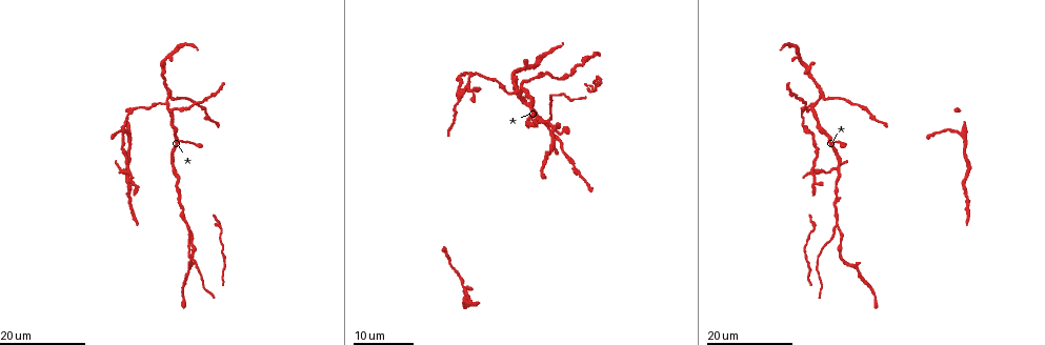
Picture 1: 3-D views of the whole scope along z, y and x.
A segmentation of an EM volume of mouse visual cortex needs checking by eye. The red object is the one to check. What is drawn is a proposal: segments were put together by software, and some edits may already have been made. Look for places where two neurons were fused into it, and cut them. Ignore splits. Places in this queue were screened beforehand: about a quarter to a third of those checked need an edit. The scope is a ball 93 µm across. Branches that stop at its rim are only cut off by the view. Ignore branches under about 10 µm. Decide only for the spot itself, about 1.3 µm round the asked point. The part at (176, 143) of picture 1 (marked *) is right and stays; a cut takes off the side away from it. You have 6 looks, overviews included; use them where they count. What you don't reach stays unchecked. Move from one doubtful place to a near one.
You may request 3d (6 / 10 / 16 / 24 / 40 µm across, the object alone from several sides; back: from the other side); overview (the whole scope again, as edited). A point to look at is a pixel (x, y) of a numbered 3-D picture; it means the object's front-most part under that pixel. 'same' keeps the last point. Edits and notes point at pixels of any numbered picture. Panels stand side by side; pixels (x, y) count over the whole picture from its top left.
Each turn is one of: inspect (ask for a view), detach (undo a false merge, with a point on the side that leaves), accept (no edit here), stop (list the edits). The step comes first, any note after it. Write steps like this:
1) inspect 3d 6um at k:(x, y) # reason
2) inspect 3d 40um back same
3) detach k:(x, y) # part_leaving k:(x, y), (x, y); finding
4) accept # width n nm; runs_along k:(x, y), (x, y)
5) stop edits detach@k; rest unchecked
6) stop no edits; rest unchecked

inspect 3d 24um at 1:(524, 103)

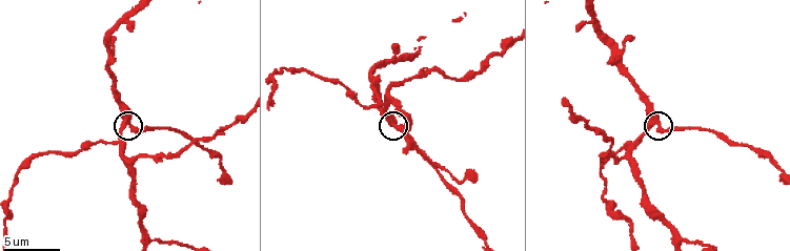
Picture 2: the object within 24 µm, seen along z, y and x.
inspect 3d 6um at 2:(658, 119)

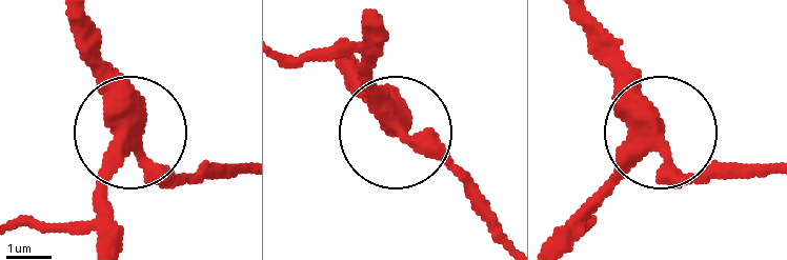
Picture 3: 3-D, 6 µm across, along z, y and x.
accept # runs_along 3:(558, 247), (656, 134), (596, 59); all the same neuron

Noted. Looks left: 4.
inspect 3d 24um at 1:(837, 226) # arms part here

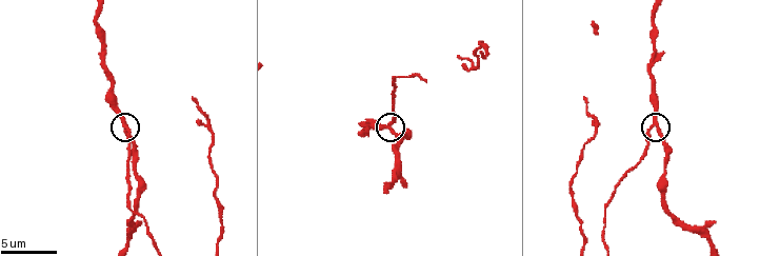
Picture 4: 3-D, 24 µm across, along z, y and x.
inspect 3d 10um at 4:(391, 127)

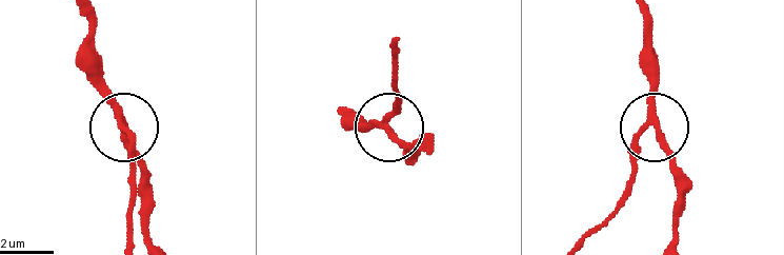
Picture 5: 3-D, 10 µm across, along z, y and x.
detach 5:(637, 151) # part_leaving 5:(648, 114), (636, 145), (630, 187), (583, 241); a second neuron is stuck on

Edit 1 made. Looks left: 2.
inspect 3d 16um at 1:(463, 87) # four-way junction

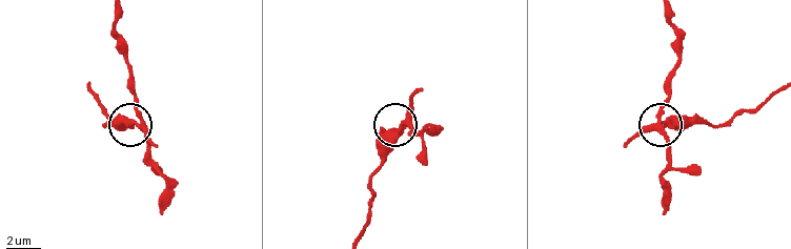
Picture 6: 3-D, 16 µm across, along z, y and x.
inspect 3d 10um at 6:(132, 122)

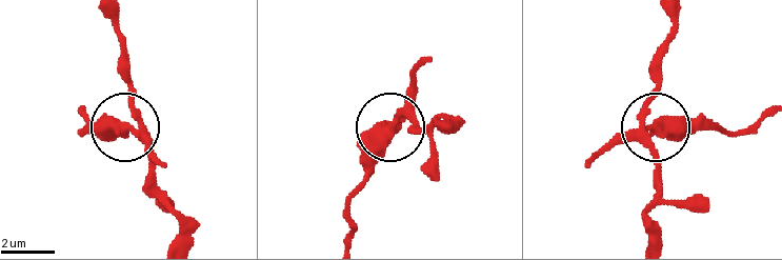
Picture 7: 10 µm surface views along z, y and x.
detach 7:(115, 119) # part_leaving 7:(403, 113), (354, 198), (352, 239); a second neuron is stuck on

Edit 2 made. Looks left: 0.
stop edits detach@5, detach@7; rest unchecked

